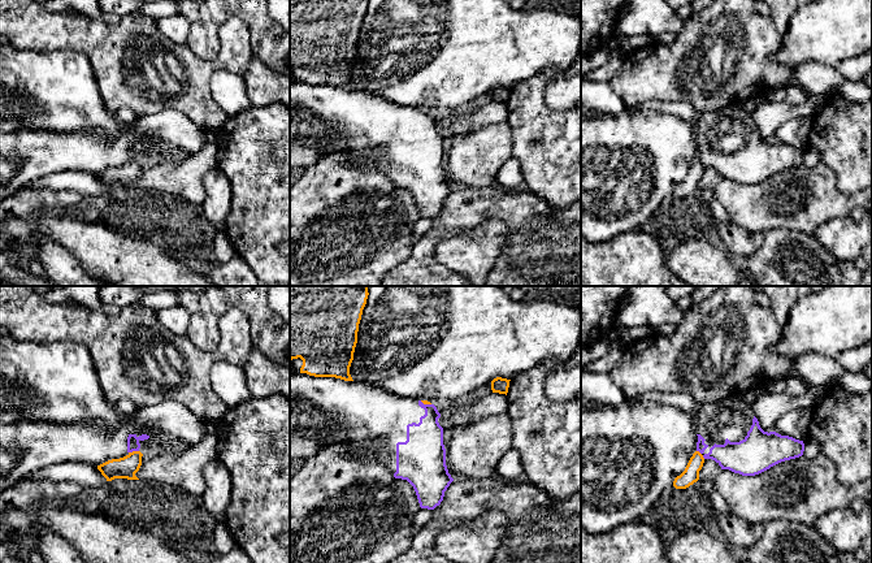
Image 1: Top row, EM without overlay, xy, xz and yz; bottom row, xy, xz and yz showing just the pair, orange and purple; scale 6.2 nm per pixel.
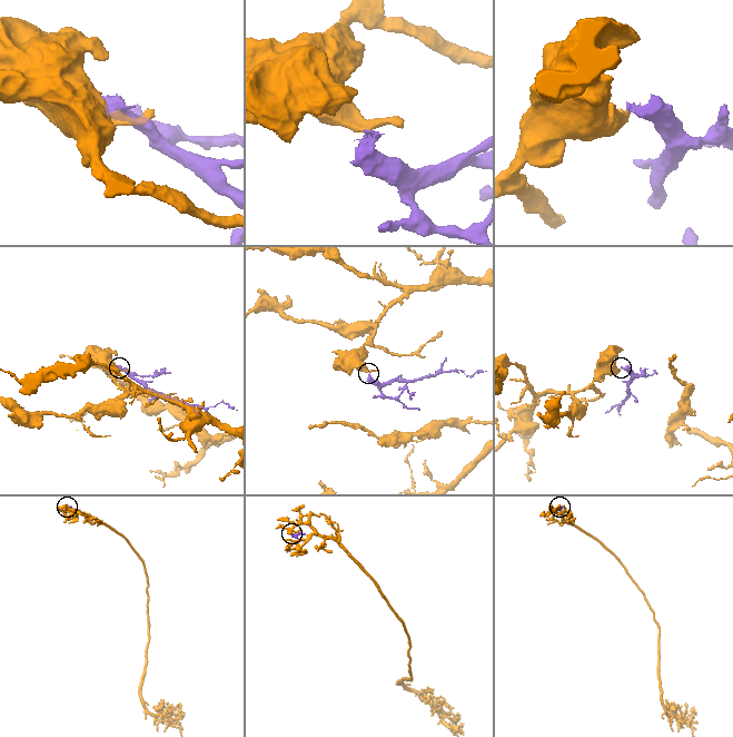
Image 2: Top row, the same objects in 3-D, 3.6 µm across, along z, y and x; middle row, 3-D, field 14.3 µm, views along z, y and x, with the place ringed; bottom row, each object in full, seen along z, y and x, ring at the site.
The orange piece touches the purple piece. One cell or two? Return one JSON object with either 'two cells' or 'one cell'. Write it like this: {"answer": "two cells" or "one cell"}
{"answer": "two cells"}

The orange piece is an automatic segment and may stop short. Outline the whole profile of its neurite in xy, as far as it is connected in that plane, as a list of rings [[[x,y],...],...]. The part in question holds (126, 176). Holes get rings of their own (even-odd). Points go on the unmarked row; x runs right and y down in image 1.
[[[133,160],[123,166],[112,168],[97,174],[97,178],[107,190],[112,190],[114,187],[139,189],[135,182],[142,174],[142,165],[143,163],[140,160]]]

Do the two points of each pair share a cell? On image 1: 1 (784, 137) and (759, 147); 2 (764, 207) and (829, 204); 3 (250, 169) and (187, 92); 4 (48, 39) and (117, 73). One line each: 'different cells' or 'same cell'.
1: different cells
2: same cell
3: different cells
4: same cell

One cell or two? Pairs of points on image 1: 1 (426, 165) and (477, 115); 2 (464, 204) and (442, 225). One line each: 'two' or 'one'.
1: two
2: one

